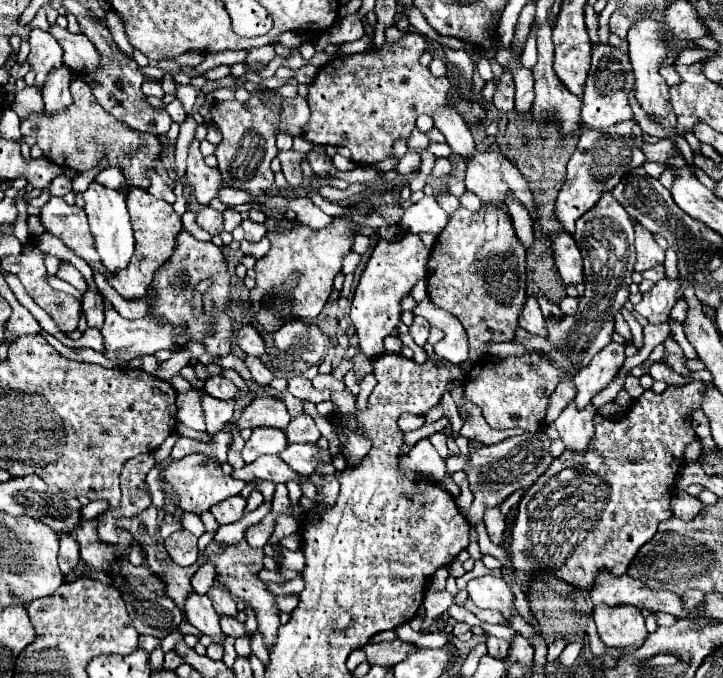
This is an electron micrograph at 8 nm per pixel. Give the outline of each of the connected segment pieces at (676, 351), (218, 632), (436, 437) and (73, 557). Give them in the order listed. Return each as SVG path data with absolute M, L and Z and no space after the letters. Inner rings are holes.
M672 332L668 336L668 342L664 342L664 362L668 362L670 368L674 368L678 374L688 374L688 368L682 364L684 362L684 352L678 346L678 342L672 338Z
M190 594L186 598L186 616L188 622L200 632L200 634L208 634L212 636L214 644L224 646L224 638L226 634L220 628L220 616L216 614L216 610L212 608L212 602L208 596L200 596L200 594Z
M435 432L429 437L430 442L439 453L439 455L446 460L449 457L446 436L443 433Z
M60 534L60 556L58 556L58 562L60 562L62 574L68 574L68 572L72 572L78 566L78 562L80 562L80 546L74 540L72 534Z

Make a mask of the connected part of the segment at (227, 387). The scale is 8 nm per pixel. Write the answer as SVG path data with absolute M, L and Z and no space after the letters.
M214 376L214 378L206 380L204 388L210 396L214 396L218 400L234 400L238 394L238 388L224 376Z

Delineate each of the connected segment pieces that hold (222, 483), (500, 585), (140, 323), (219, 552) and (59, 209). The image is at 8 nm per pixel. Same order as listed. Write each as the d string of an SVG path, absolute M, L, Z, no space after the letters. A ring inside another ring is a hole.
M190 454L182 460L170 462L164 472L162 478L166 484L170 484L170 488L178 494L178 508L184 512L194 512L194 514L202 514L206 510L210 510L214 504L240 494L240 490L246 486L246 482L234 480L230 474L224 474L218 462L208 462L208 464L198 464L198 454Z
M482 576L474 578L466 586L468 598L478 606L478 608L490 608L490 610L500 610L504 618L510 618L510 608L514 604L514 594L508 588L508 582L504 578L496 576Z
M104 298L104 326L102 326L102 338L104 338L104 356L108 360L114 360L118 364L126 364L132 358L146 356L146 354L156 354L158 350L170 350L178 352L174 344L174 328L168 326L166 322L158 322L154 318L140 318L140 320L126 320L122 318L112 304Z
M242 538L238 544L230 544L230 546L224 546L224 544L208 544L206 550L204 550L208 562L214 564L216 568L216 582L224 588L228 588L230 594L242 598L244 604L248 604L254 614L256 614L256 620L258 620L258 632L262 634L264 638L264 644L266 646L274 646L276 644L276 630L280 626L280 610L276 606L276 596L268 590L266 582L262 582L258 578L258 572L264 568L264 550L262 548L252 548L248 546L246 538Z
M50 198L42 206L40 216L44 228L58 236L72 252L86 258L86 262L92 266L92 270L100 270L106 276L106 270L102 262L98 260L98 252L94 248L94 238L88 228L88 220L82 208L68 206L62 198Z

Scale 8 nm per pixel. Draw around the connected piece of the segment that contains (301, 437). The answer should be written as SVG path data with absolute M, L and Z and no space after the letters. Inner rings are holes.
M302 414L292 418L292 422L286 428L286 436L290 442L318 442L320 432L312 420L312 416Z

